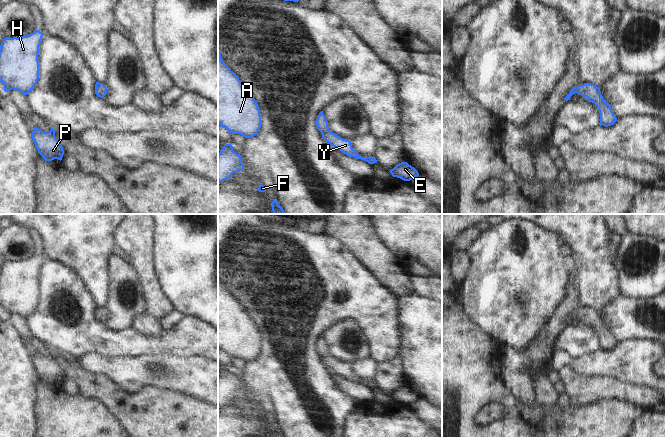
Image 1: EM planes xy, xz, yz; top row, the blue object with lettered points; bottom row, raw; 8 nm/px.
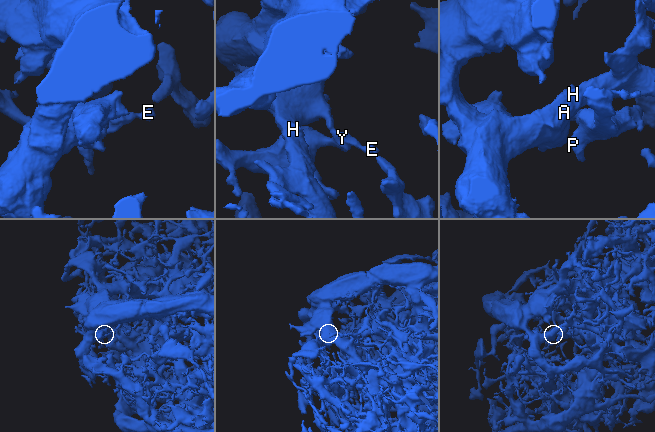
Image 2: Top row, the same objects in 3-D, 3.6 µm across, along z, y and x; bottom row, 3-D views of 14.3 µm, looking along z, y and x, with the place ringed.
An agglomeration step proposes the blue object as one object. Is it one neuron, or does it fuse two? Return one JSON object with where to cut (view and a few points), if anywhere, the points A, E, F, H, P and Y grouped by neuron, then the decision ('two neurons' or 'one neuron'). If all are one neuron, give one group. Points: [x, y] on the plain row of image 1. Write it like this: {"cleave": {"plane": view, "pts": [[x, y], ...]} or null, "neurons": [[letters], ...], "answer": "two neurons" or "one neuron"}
{"cleave": null, "neurons": [["A", "E", "F", "H", "P", "Y"]], "answer": "one neuron"}

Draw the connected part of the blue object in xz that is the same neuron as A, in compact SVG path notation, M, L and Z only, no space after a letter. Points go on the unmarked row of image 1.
M218 275L218 348L232 358L251 362L261 352L261 339L257 326L238 300L223 286Z

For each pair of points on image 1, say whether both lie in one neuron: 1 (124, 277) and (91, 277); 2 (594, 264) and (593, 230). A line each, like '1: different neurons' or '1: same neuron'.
1: different neurons
2: same neuron

